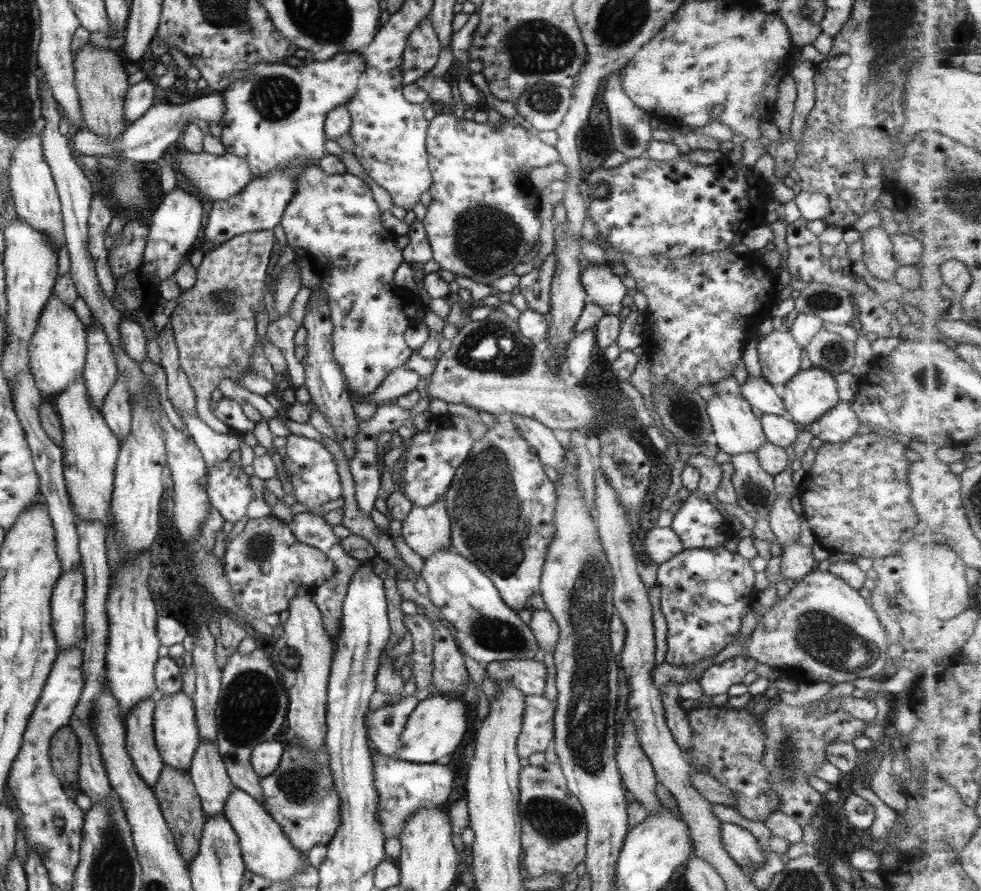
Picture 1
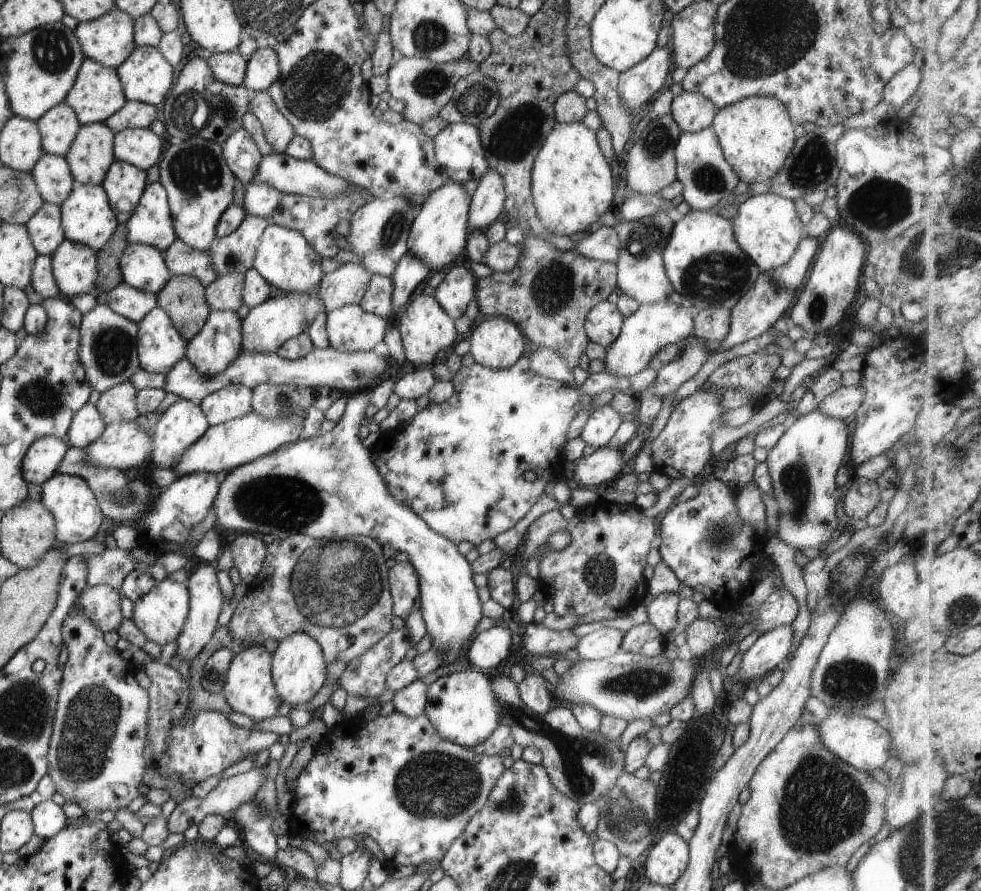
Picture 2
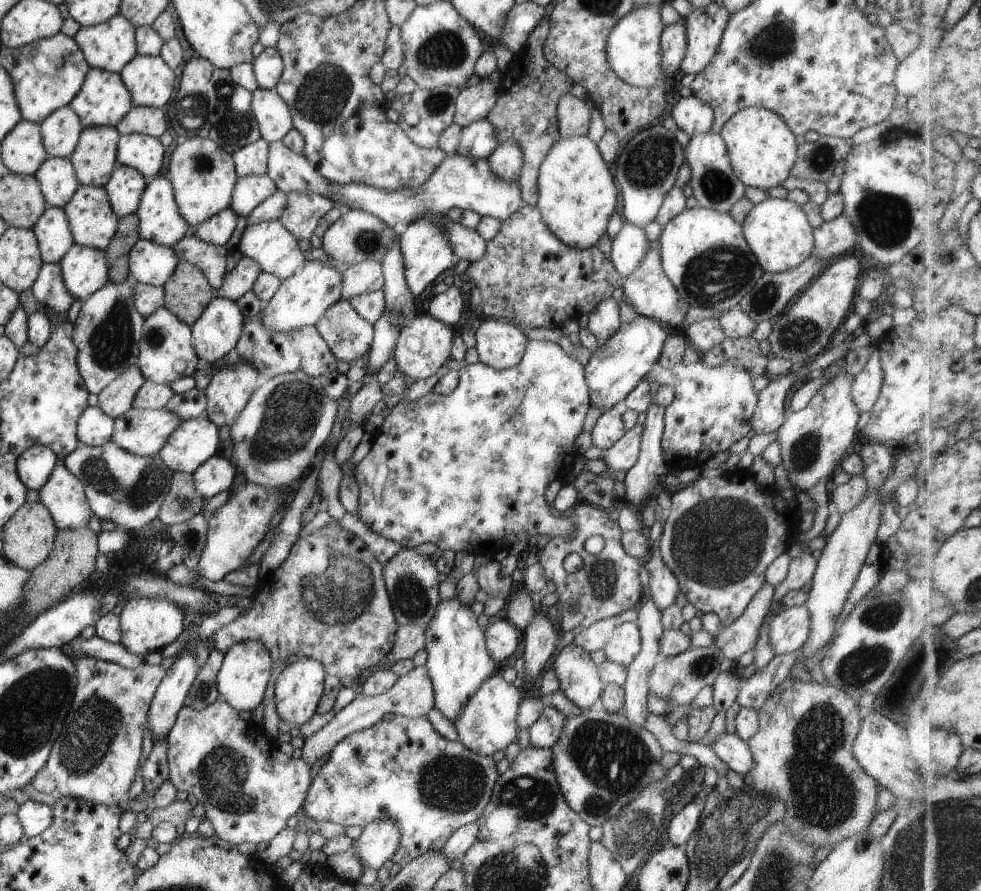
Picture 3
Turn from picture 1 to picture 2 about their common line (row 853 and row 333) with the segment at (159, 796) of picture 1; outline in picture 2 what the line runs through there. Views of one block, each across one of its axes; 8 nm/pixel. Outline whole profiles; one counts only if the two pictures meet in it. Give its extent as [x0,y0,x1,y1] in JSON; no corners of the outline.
[156,275,210,343]

